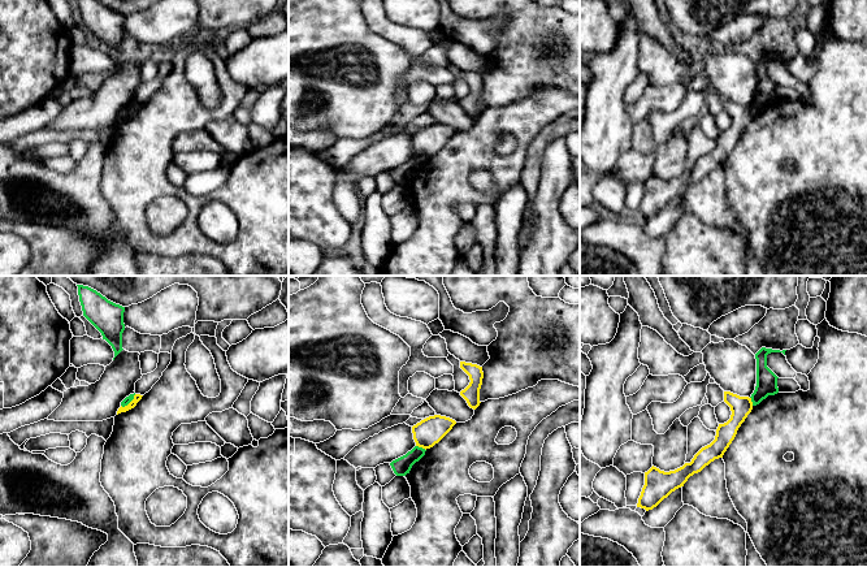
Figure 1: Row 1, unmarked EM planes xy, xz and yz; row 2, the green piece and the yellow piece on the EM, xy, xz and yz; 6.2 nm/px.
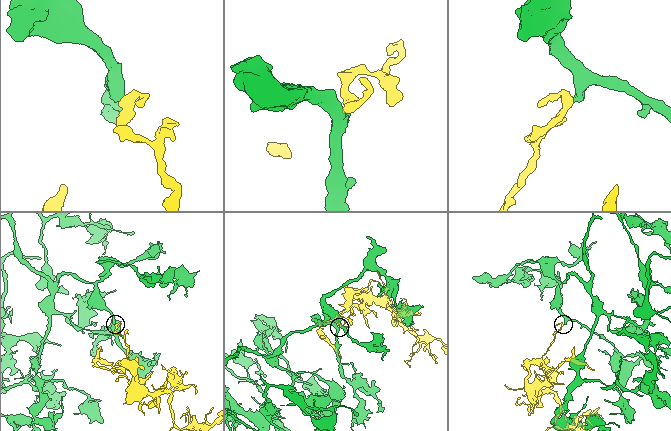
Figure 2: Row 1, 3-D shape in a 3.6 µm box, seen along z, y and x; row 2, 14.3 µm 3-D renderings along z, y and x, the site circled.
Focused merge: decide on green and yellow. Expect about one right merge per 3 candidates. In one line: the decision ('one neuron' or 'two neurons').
two neurons

